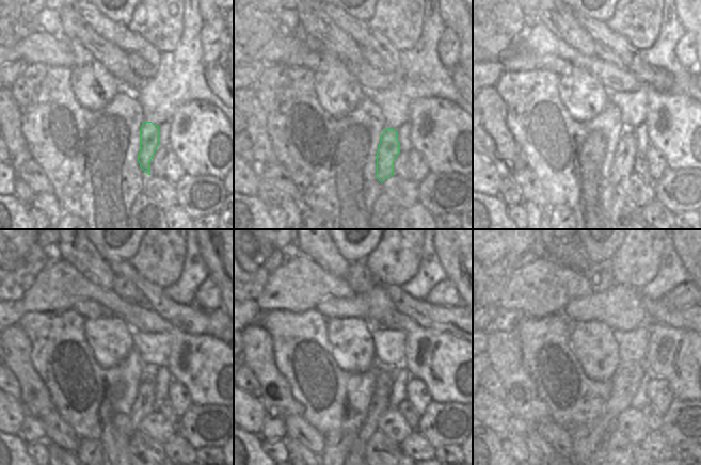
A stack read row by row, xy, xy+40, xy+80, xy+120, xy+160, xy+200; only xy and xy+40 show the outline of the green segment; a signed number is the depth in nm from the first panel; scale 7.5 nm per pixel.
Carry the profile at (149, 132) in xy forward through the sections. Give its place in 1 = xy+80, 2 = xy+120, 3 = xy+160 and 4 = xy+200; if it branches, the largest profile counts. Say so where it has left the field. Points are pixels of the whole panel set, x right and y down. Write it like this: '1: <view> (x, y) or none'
1: xy+80 (625, 154)
2: xy+120 (144, 403)
3: xy+160 (379, 404)
4: xy+200 (602, 444)

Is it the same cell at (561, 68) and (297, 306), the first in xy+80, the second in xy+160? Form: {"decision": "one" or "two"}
{"decision": "two"}

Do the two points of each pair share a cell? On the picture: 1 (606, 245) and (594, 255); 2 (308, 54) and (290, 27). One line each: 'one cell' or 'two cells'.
1: one cell
2: two cells

